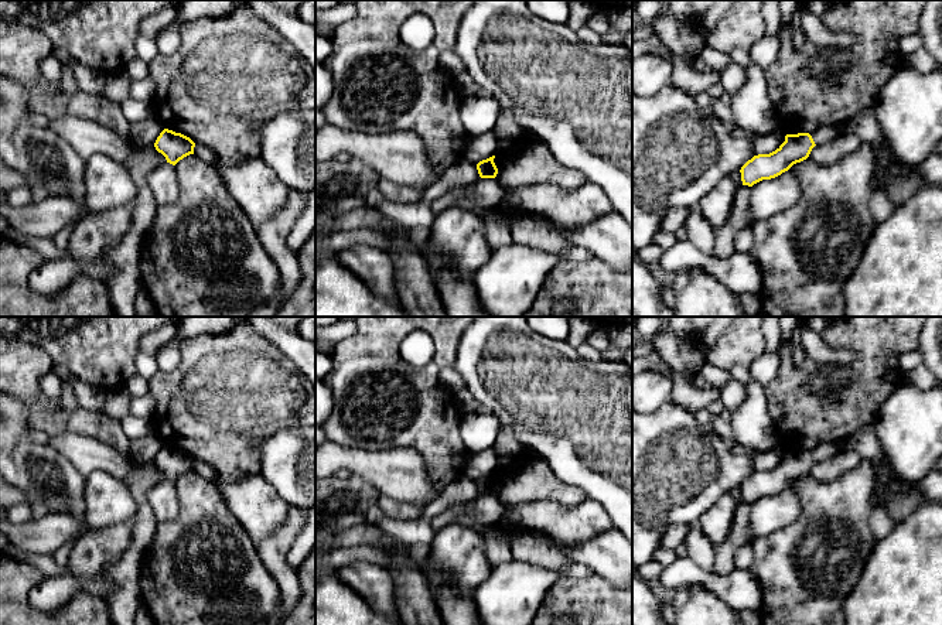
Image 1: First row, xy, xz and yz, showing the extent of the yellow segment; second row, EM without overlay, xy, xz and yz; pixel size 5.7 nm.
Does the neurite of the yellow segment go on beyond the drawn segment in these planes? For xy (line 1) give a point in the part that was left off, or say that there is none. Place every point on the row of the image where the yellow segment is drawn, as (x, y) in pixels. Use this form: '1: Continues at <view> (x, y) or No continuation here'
1: No continuation here

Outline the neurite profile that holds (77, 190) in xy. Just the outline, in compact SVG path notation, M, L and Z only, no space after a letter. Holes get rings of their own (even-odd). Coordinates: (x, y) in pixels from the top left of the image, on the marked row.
M82 180L69 184L69 192L66 198L74 199L79 205L85 205L85 194L86 194L86 185L85 180Z

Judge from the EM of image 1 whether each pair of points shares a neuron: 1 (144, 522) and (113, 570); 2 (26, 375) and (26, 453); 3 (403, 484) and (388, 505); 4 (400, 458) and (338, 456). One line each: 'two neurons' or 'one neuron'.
1: one neuron
2: two neurons
3: two neurons
4: one neuron

